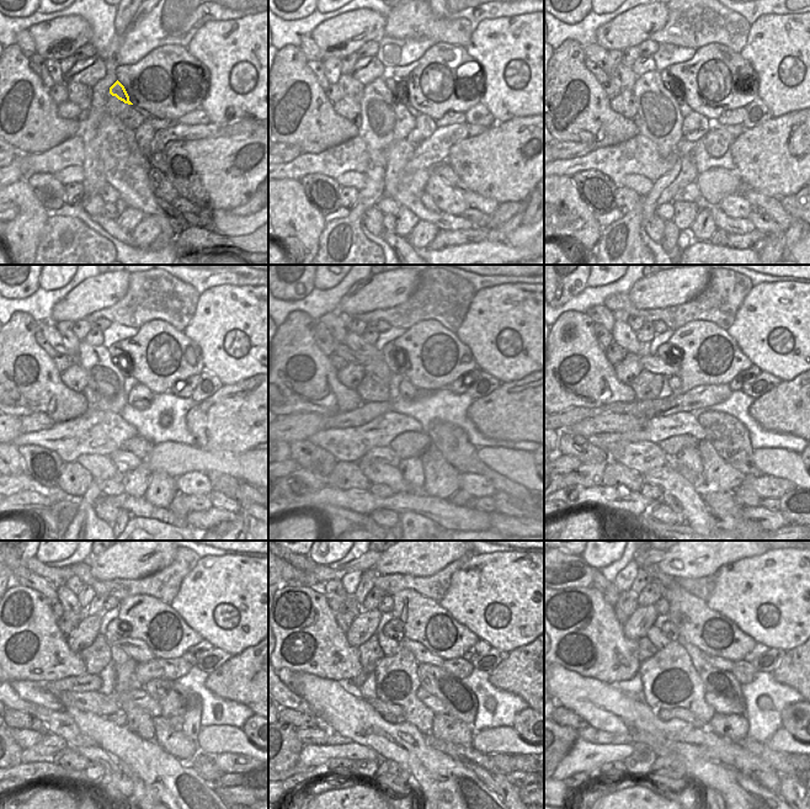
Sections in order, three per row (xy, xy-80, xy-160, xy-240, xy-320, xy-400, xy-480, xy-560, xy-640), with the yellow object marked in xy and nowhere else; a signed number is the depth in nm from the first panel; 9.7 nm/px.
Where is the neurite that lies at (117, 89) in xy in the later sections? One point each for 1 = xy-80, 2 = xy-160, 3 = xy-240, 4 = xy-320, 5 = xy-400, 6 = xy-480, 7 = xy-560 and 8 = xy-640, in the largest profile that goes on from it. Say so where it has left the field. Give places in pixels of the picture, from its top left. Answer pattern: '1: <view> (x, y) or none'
1: xy-80 (400, 91)
2: xy-160 (675, 89)
3: xy-240 (112, 350)
4: xy-320 (388, 357)
5: xy-400 (667, 352)
6: xy-480 (118, 629)
7: xy-560 (394, 629)
8: xy-640 (670, 631)

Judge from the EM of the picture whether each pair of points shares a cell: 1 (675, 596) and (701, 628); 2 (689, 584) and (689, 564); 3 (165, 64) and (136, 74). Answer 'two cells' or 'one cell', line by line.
1: one cell
2: two cells
3: one cell

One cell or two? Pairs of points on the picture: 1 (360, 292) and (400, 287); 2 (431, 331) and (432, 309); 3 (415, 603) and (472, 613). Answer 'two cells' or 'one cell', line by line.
1: one cell
2: two cells
3: two cells

